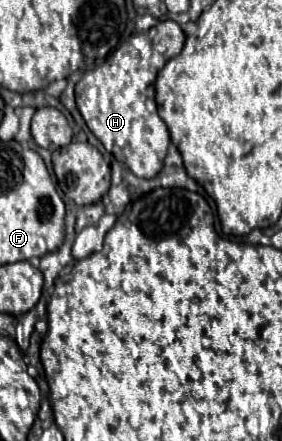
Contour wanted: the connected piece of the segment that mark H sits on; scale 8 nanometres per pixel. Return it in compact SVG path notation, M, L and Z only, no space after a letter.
M161 20L148 32L124 40L101 66L85 72L75 86L77 108L93 136L137 178L155 178L163 168L171 140L165 122L157 114L153 84L157 72L165 66L167 56L177 56L183 50L183 44L185 34L181 26L173 20Z

